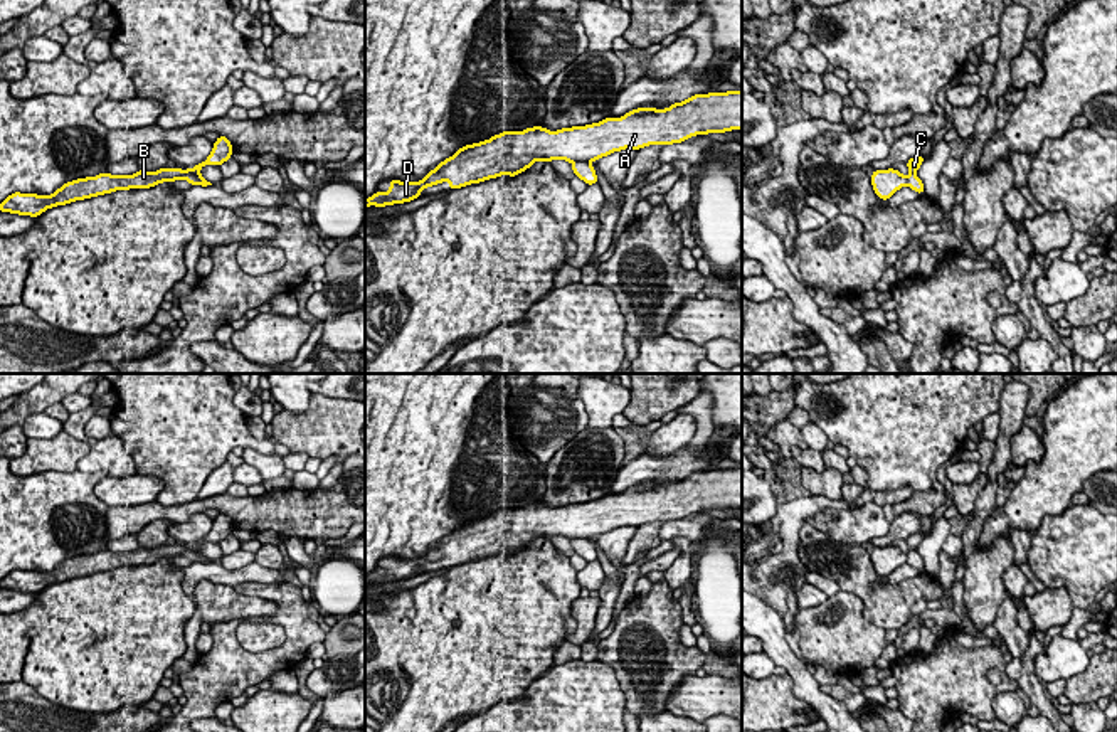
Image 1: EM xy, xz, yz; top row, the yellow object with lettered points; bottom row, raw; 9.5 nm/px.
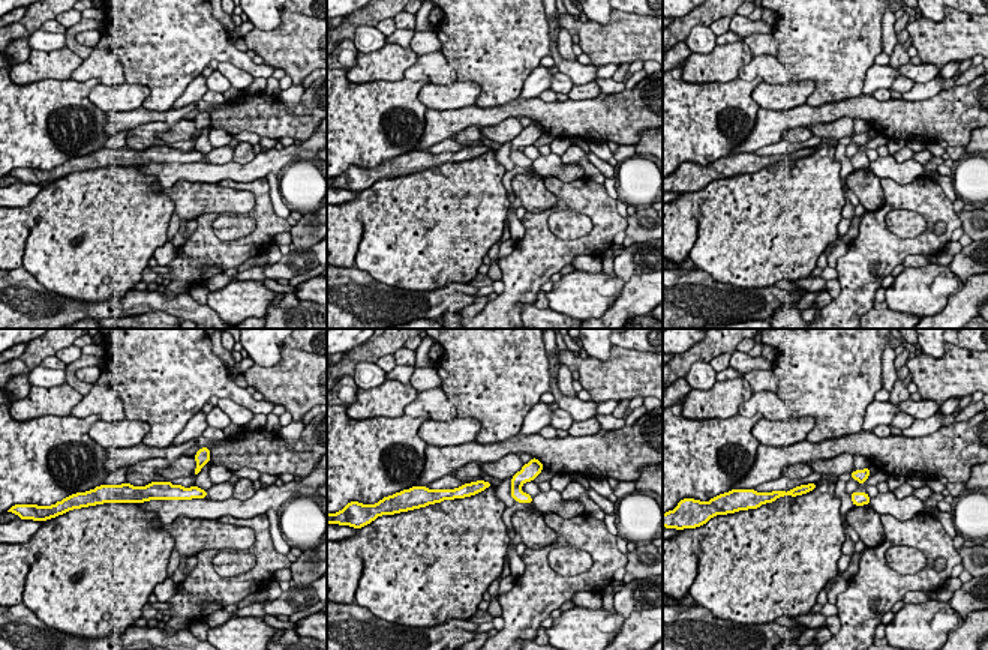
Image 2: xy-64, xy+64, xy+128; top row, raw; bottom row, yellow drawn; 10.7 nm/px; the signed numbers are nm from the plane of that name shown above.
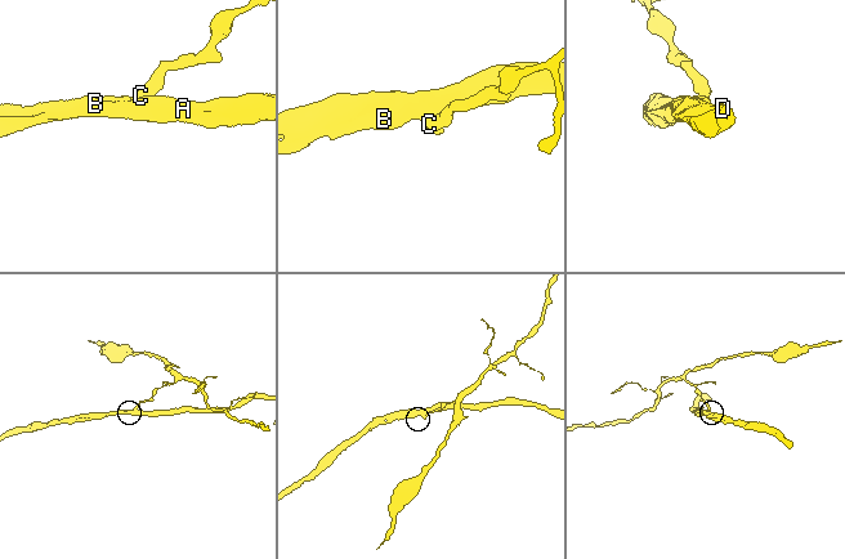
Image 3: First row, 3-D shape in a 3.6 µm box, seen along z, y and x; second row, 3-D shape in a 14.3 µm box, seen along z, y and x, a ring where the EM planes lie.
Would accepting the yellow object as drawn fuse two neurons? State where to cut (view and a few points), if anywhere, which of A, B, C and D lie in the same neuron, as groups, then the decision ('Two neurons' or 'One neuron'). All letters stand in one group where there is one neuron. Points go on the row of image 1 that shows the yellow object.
Split along xy (190, 170), (199, 179), (199, 184). Groups: A B D / C. Two neurons

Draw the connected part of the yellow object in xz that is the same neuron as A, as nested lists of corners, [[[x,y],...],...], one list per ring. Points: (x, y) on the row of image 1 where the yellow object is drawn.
[[[742,91],[693,94],[670,108],[638,108],[621,118],[550,131],[542,126],[503,131],[466,145],[419,182],[390,180],[387,192],[365,199],[365,207],[416,200],[422,188],[447,182],[453,190],[501,175],[515,177],[535,162],[597,162],[626,148],[681,143],[696,135],[742,130]]]

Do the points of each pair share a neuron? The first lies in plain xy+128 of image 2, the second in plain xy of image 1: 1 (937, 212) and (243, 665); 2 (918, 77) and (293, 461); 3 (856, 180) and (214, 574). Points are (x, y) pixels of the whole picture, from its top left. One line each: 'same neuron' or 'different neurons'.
1: same neuron
2: different neurons
3: different neurons

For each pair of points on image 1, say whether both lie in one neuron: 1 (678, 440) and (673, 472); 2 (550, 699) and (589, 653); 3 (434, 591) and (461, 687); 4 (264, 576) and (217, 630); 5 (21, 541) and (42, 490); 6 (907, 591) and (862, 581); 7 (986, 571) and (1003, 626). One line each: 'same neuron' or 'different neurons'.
1: different neurons
2: different neurons
3: same neuron
4: different neurons
5: same neuron
6: same neuron
7: different neurons

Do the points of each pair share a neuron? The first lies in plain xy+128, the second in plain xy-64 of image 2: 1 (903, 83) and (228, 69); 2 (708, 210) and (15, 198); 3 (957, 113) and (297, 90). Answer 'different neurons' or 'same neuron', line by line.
1: different neurons
2: different neurons
3: different neurons

